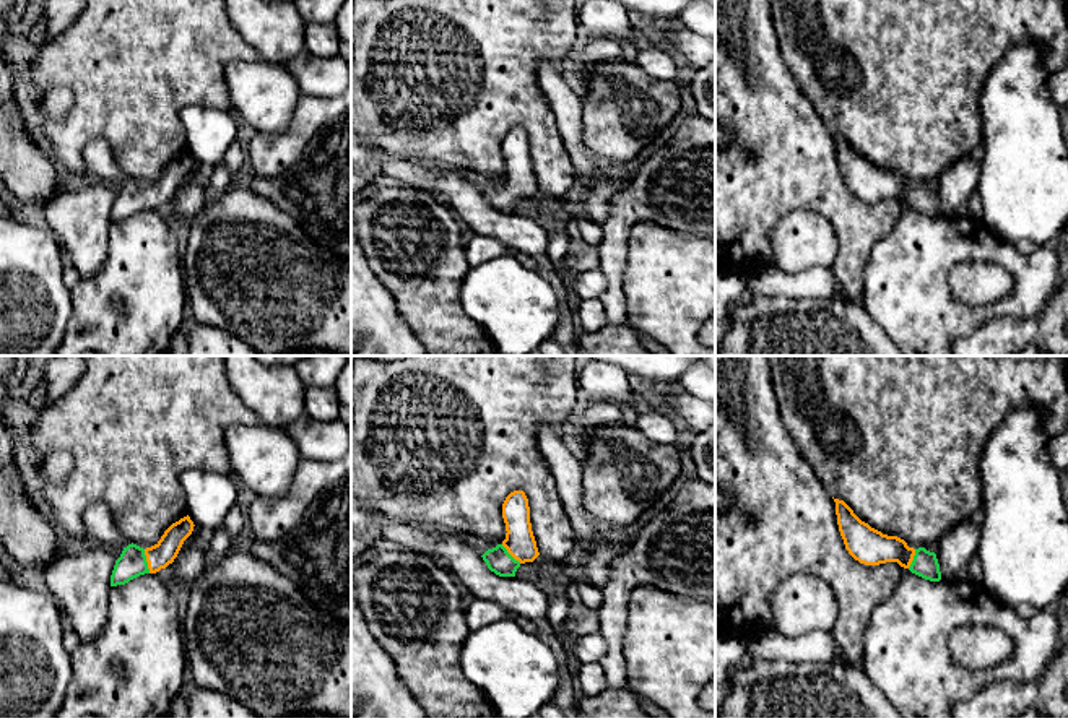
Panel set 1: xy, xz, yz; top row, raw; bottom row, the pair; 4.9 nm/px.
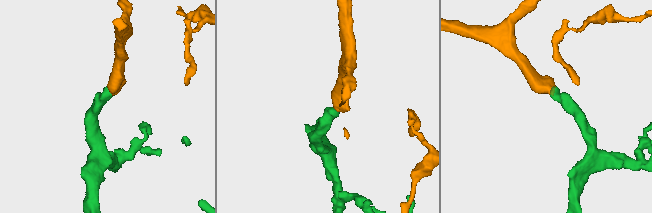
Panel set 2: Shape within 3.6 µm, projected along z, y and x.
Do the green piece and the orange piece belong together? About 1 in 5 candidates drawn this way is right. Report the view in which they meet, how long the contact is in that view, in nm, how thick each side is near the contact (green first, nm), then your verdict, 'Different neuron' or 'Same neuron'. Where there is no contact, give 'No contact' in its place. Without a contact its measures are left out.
Touches green in xy. Shared border 120 nm. Thickness 140 nm (green) against 120 nm. Same neuron

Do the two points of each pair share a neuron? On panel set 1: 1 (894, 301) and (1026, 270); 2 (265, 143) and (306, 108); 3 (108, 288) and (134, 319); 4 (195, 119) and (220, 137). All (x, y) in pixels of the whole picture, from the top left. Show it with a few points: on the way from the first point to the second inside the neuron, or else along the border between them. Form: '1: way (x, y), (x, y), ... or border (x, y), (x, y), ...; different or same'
1: way (927, 268), (945, 250), (994, 250); same
2: way (278, 143), (283, 143), (306, 121); same
3: way (117, 288), (134, 302), (134, 309); same
4: way (202, 124), (213, 132); same

